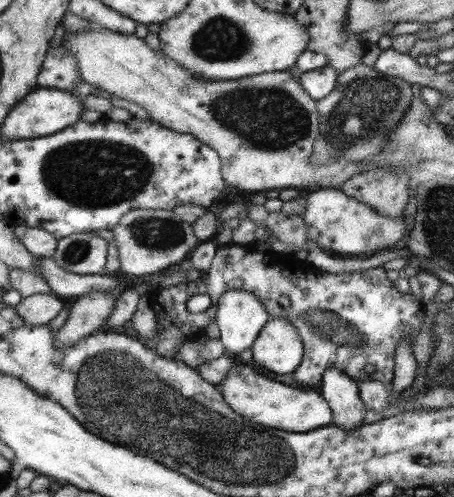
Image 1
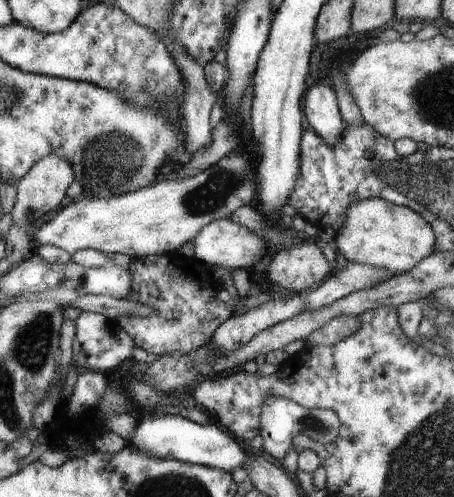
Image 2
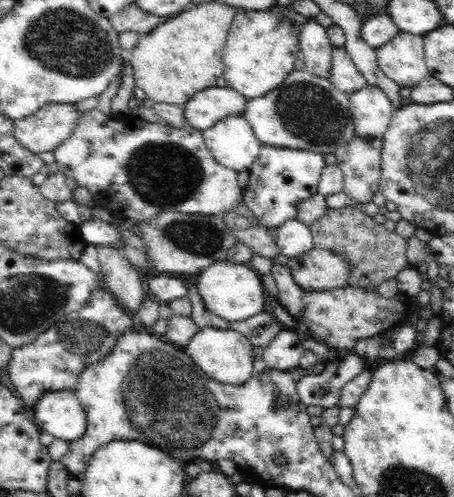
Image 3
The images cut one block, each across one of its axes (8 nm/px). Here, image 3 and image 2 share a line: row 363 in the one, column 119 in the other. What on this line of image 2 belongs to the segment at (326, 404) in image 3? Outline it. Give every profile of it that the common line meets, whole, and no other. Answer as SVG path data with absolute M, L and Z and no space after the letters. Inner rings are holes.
M81 312L75 318L75 338L73 338L73 364L77 372L109 372L115 370L117 366L123 364L123 360L131 360L131 338L119 328L115 320L103 314L91 314L91 312Z

